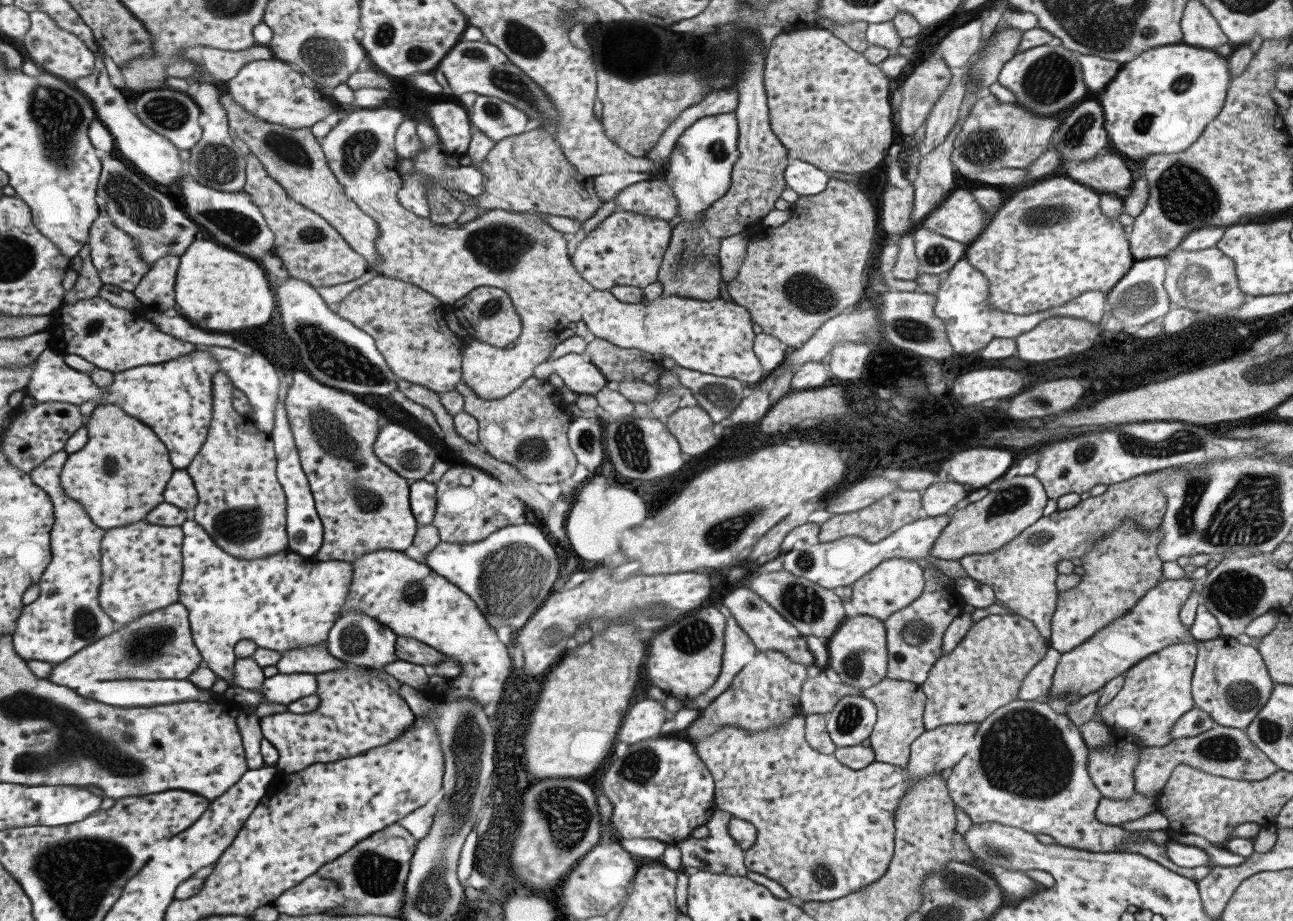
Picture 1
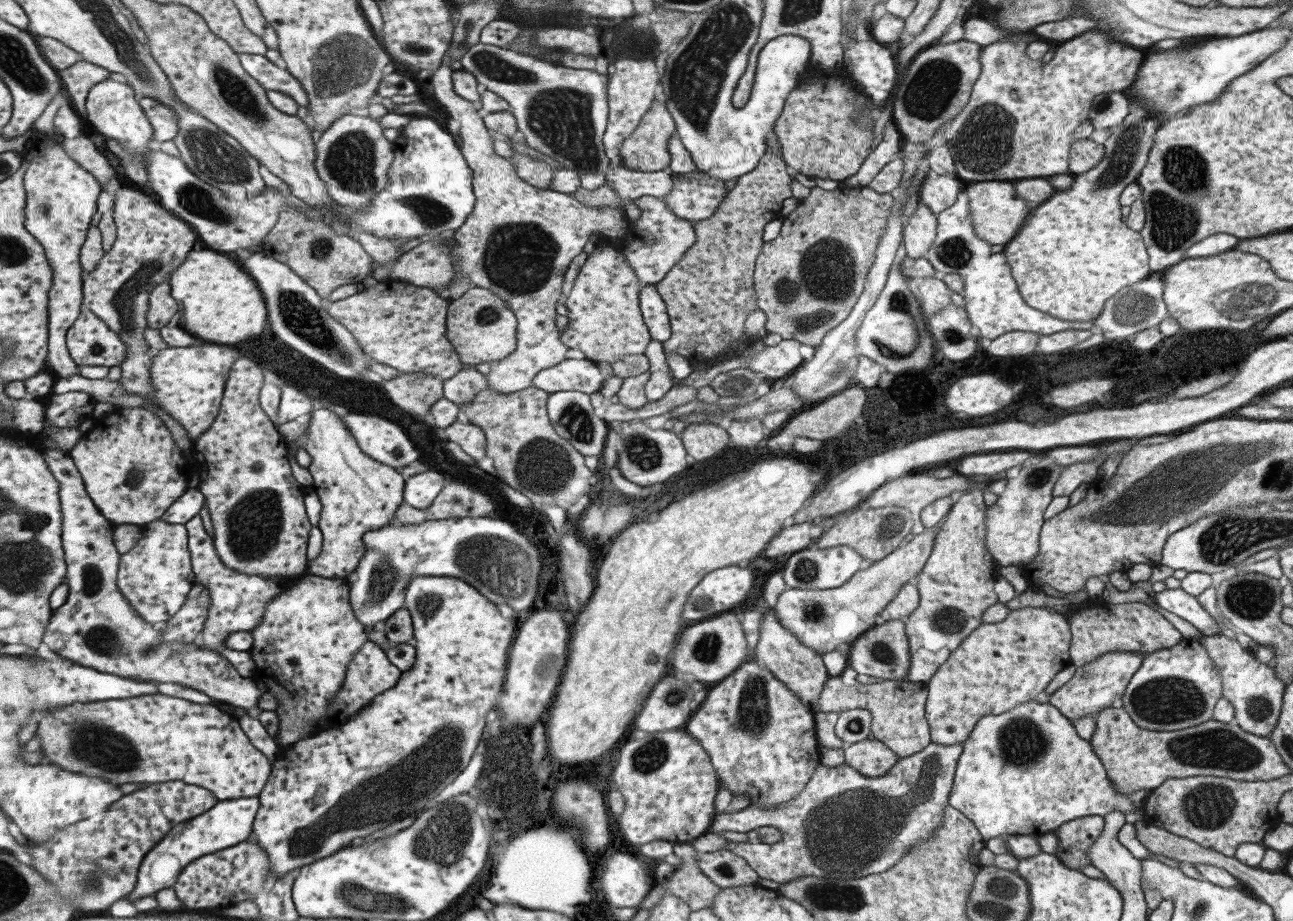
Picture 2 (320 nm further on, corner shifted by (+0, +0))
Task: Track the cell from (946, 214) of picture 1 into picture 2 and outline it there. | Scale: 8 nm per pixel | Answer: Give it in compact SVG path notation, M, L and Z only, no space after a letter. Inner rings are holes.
M983 181L966 183L965 189L974 233L986 240L995 249L1007 244L1015 235L1020 226L1031 213L1026 200L1016 193L1015 181Z

